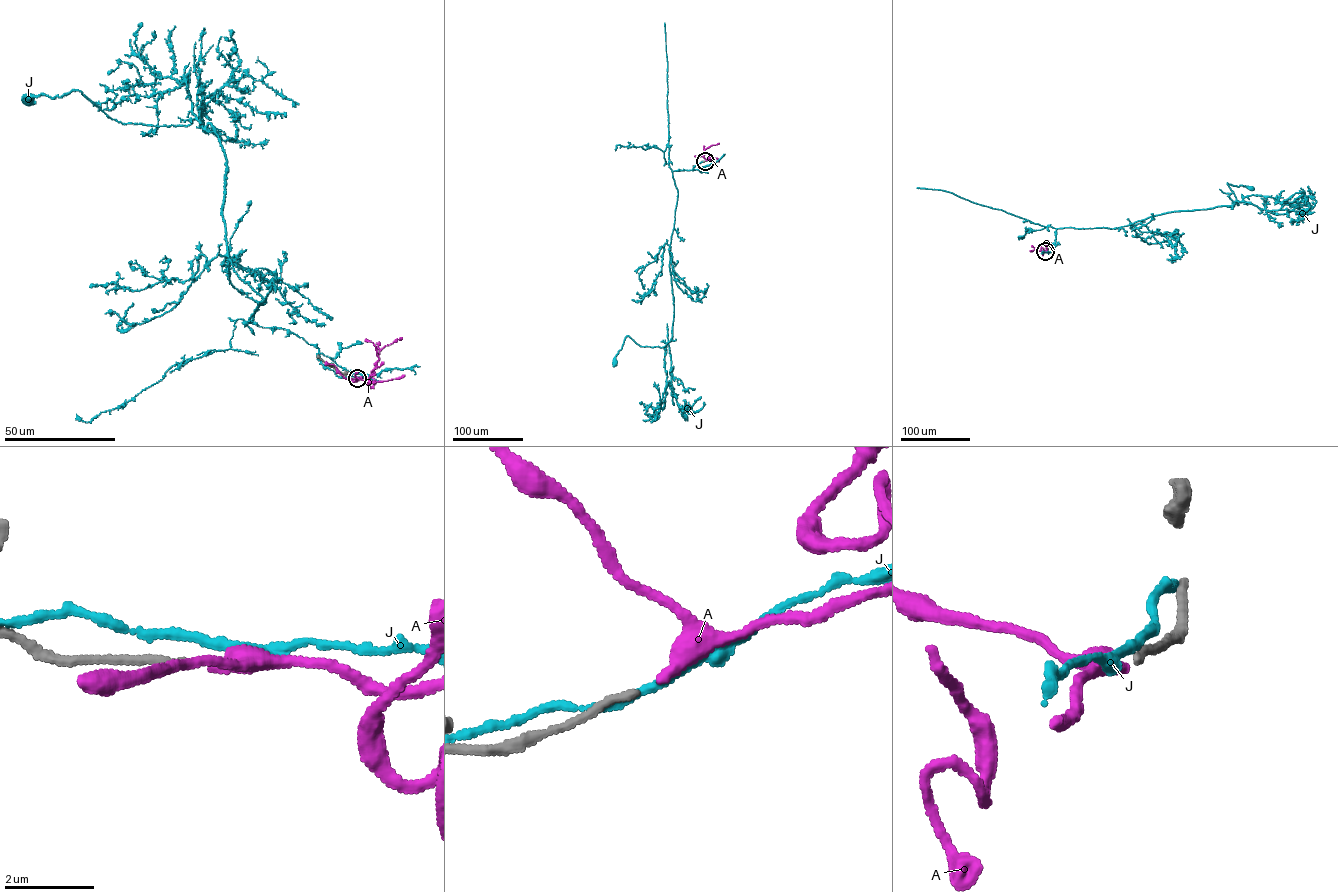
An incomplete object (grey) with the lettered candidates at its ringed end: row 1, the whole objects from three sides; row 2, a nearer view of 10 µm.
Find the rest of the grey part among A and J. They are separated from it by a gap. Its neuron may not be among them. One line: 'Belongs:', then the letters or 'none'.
Belongs: A

